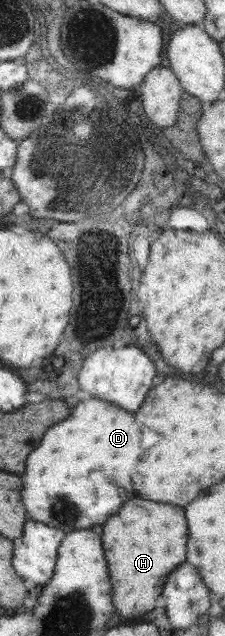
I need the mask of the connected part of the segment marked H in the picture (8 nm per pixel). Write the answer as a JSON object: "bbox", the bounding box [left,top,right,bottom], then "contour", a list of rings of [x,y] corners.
{"bbox":[101,499,187,619],"contour":[[[131,499],[105,521],[101,541],[115,615],[133,619],[139,617],[139,613],[149,613],[153,609],[167,575],[173,571],[173,567],[185,561],[185,539],[187,527],[183,511],[165,503]]]}

